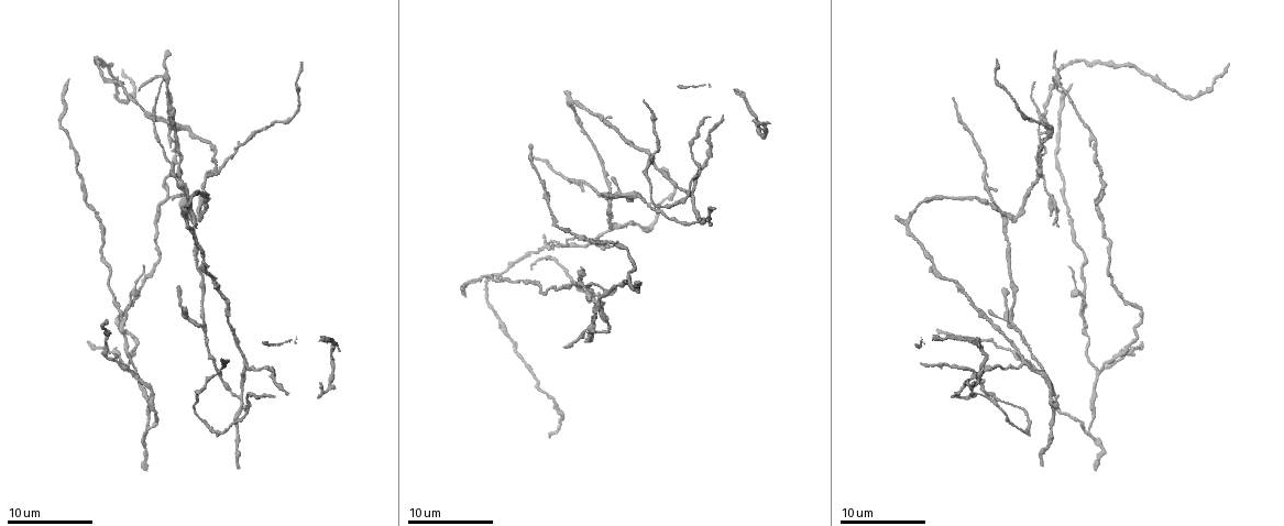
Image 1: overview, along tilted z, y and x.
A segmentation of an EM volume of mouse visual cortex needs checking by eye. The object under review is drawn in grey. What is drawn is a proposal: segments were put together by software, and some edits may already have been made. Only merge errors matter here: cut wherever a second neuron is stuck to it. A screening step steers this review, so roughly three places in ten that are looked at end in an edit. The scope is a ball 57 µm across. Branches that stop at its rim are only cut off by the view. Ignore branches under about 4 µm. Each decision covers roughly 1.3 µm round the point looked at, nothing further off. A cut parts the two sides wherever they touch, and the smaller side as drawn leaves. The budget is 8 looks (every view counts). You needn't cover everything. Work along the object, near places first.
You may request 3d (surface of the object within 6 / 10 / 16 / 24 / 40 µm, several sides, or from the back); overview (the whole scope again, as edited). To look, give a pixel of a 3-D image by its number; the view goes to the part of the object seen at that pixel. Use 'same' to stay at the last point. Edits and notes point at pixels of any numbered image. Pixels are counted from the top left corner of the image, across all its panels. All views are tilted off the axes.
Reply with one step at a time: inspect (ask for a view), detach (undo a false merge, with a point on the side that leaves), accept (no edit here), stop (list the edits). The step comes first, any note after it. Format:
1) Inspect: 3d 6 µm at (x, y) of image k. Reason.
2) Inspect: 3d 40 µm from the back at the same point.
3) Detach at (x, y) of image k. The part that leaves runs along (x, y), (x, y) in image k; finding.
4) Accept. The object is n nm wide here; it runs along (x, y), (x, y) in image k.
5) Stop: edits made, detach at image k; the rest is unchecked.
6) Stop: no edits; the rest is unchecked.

Inspect: 3d 6 µm at (123, 311) of image 1. Small branch off a trunk.

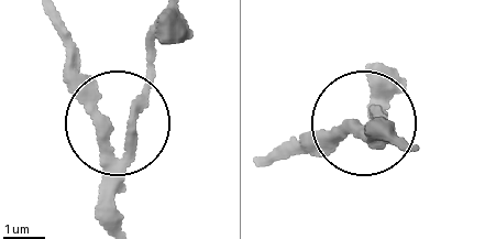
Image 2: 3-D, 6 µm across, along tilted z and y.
Inspect: 3d 6 µm from the back at (357, 126) of image 2.

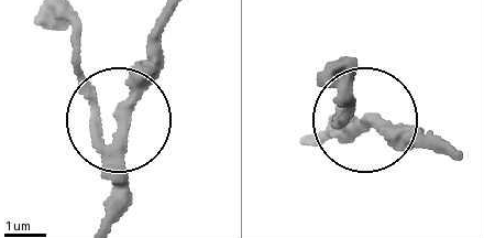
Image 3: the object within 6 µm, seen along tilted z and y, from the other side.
Accept. 3 arms meet here; one neuron here.

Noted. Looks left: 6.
Inspect: 3d 6 µm at (635, 195) of image 1. Three arms meet.

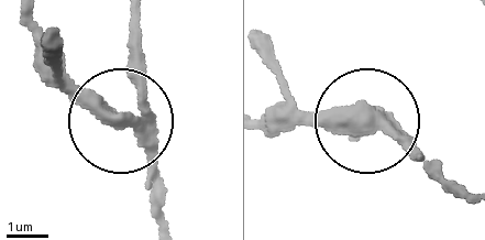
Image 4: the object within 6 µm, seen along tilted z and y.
Detach at (91, 91) of image 4. 3 arms meet here; the part that leaves runs along (135, 129), (77, 89), (40, 25) in image 4; a second neuron is stuck on.

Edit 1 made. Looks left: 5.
Inspect: overview.

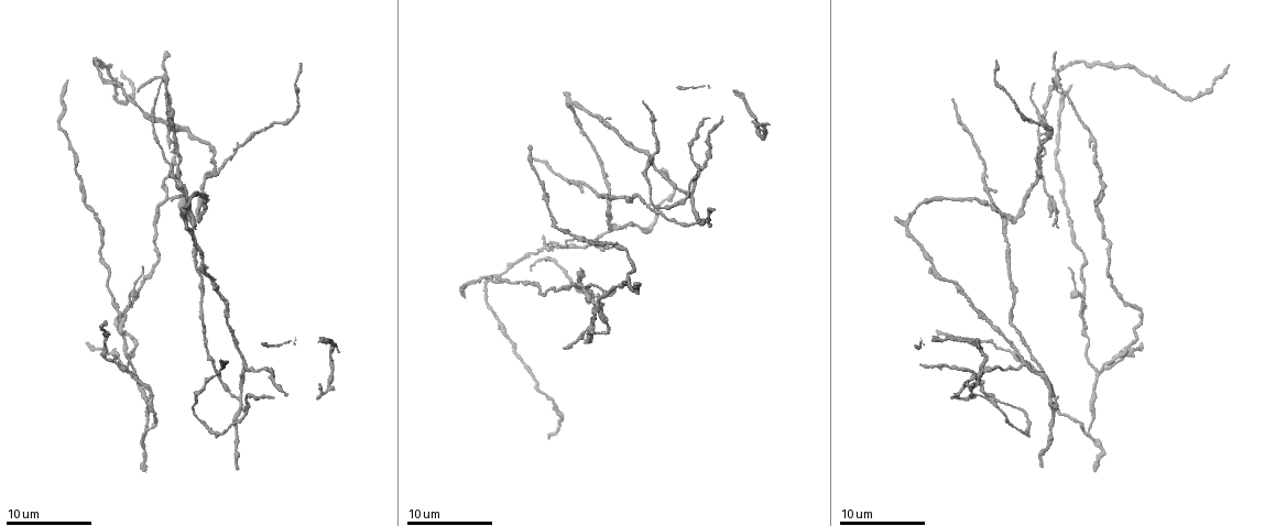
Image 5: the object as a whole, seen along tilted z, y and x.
Inspect: 3d 10 µm at (619, 227) of image 5. Three-way junction.

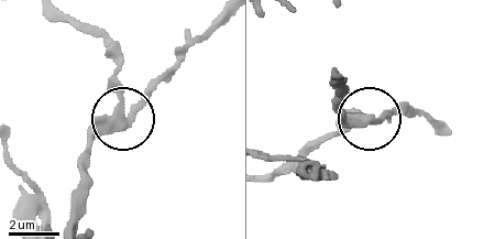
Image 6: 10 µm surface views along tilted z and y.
Inspect: 3d 6 µm at (375, 119) of image 6.

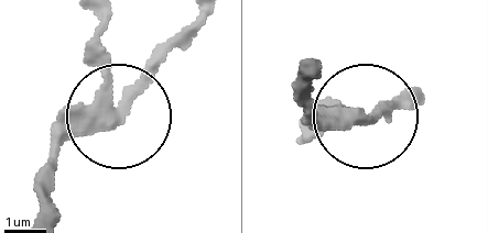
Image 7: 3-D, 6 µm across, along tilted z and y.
Accept. The object is 250 nm wide here; it runs along (96, 19), (115, 113), (202, 19) in image 7; one neuron here.

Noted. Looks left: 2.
Inspect: 3d 16 µm at (596, 305) of image 5. Three arms meet.

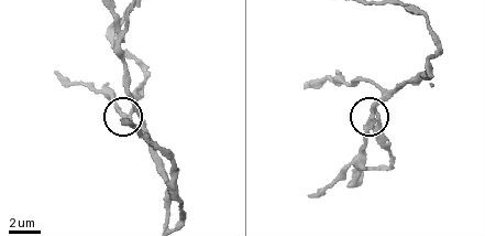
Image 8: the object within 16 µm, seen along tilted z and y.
Accept. 3 arms meet here; one neuron here.

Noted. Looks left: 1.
Stop: edits made, detach at image 4; the rest is unchecked.

